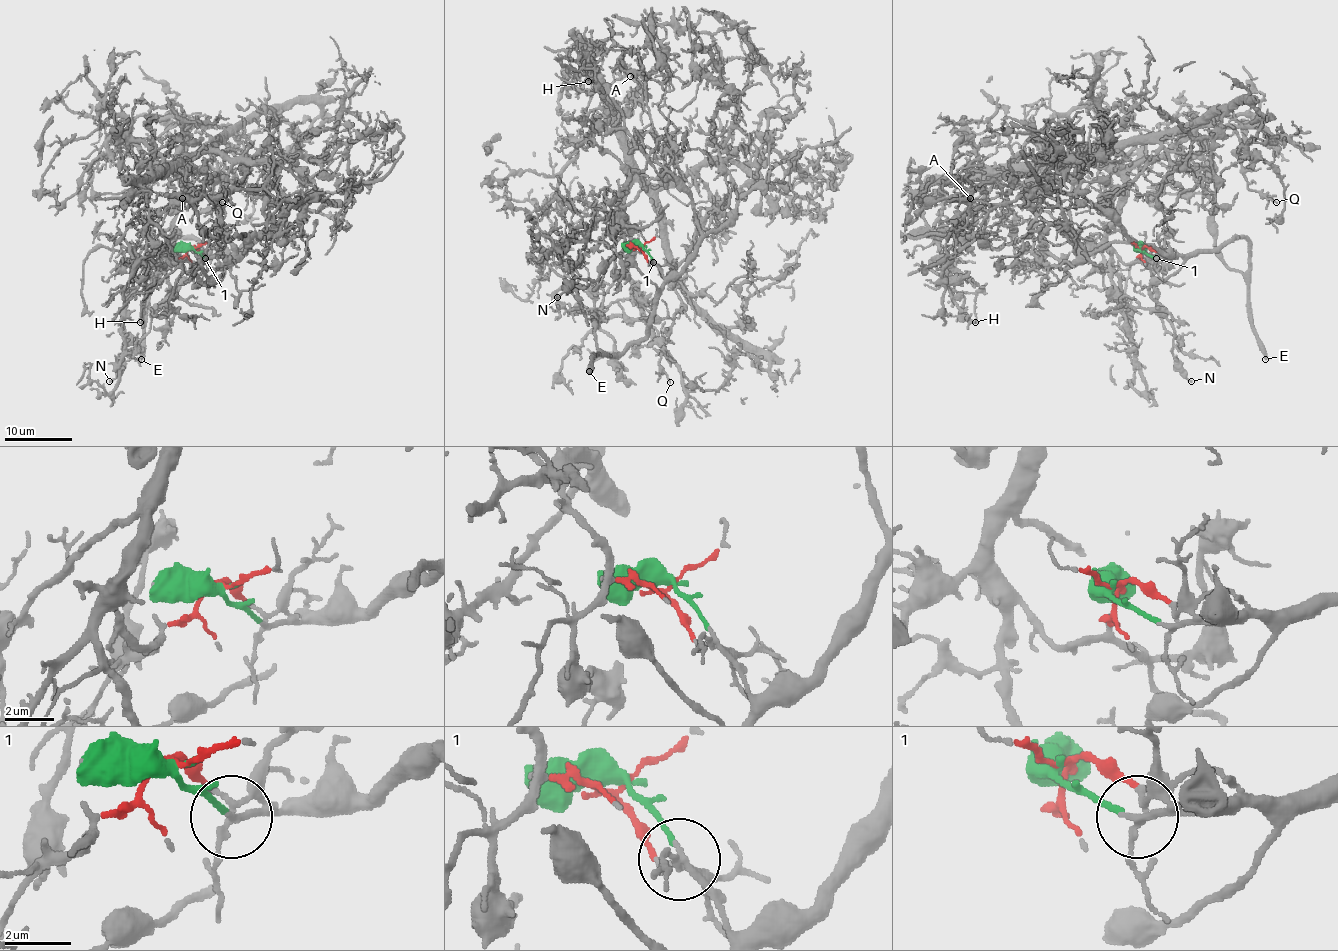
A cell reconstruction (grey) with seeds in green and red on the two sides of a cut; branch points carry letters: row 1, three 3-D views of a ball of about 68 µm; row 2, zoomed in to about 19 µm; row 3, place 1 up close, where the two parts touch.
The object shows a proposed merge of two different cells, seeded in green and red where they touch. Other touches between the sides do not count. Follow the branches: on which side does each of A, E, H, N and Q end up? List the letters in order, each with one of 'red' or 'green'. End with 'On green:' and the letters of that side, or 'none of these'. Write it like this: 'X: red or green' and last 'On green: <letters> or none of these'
A: red
E: green
H: red
N: green
Q: red
On green: E, N

